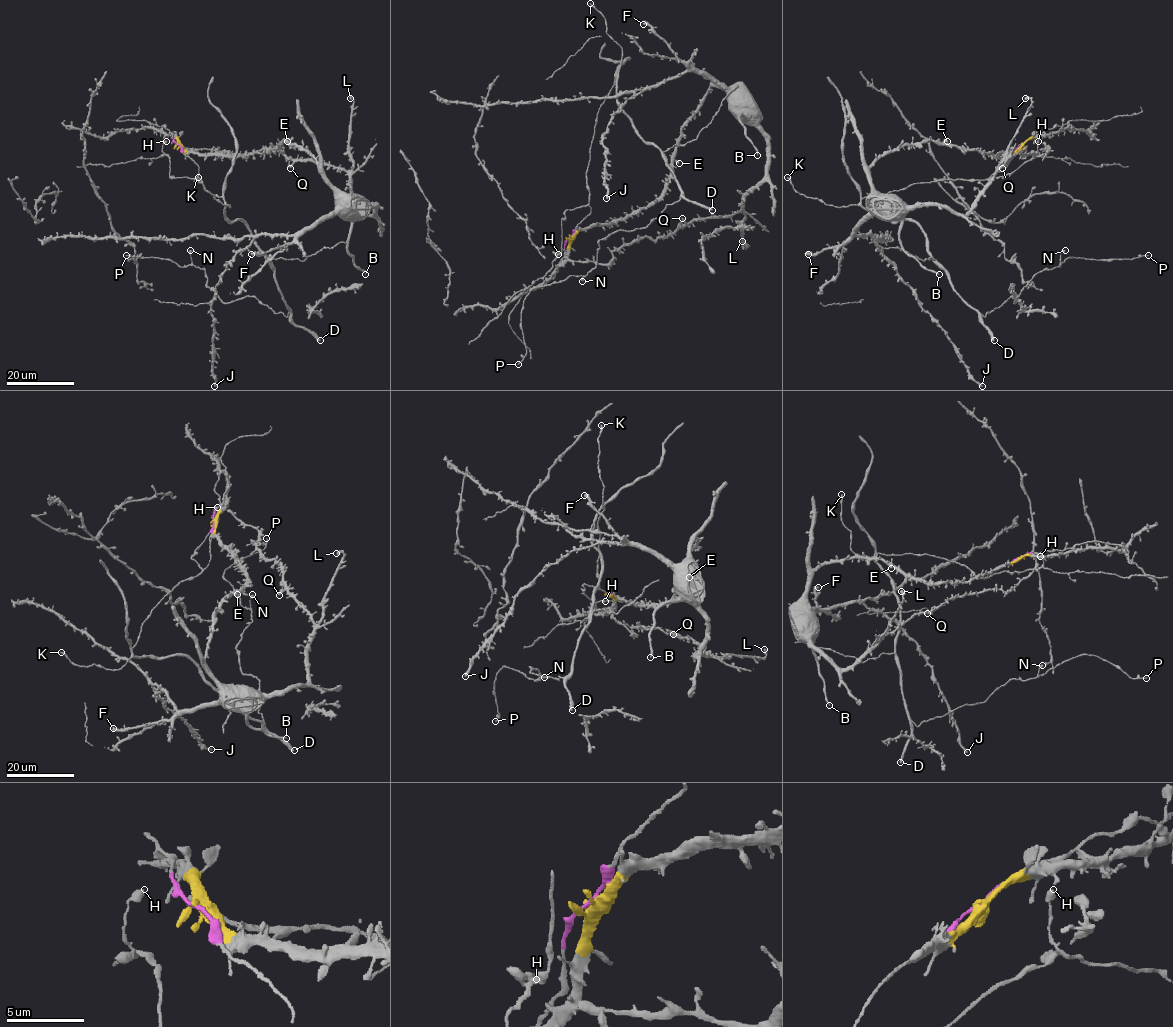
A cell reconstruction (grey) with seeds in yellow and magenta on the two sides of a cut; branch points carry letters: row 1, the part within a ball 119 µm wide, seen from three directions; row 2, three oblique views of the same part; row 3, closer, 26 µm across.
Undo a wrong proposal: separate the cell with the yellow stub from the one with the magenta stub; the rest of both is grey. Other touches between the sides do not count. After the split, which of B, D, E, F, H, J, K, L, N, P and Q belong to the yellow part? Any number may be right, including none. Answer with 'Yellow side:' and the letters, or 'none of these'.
Yellow side: B, E, F, J, L, Q

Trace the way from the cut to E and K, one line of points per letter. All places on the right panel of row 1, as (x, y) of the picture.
E: (1022, 144), (1011, 153), (995, 156), (946, 145), (943, 142), (947, 142)
K: (1022, 144), (987, 179), (910, 184), (845, 207), (801, 195), (787, 177)

